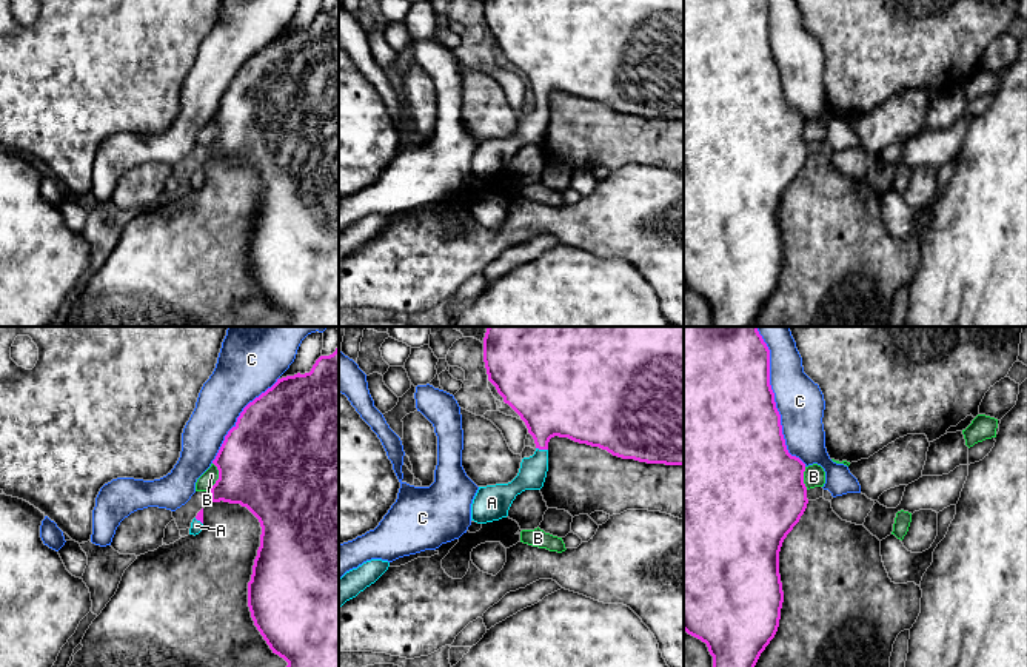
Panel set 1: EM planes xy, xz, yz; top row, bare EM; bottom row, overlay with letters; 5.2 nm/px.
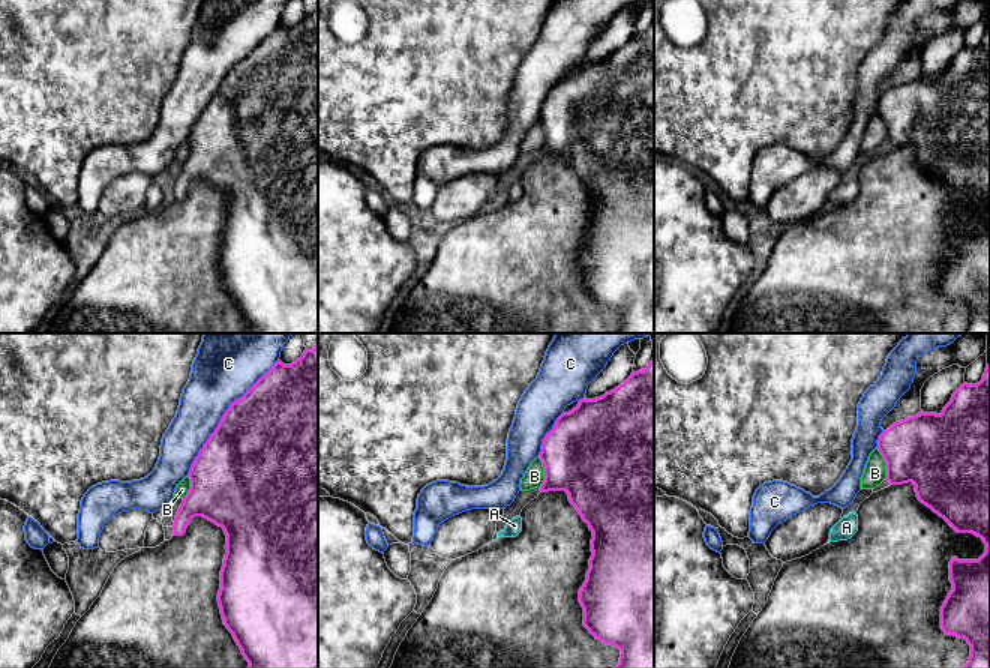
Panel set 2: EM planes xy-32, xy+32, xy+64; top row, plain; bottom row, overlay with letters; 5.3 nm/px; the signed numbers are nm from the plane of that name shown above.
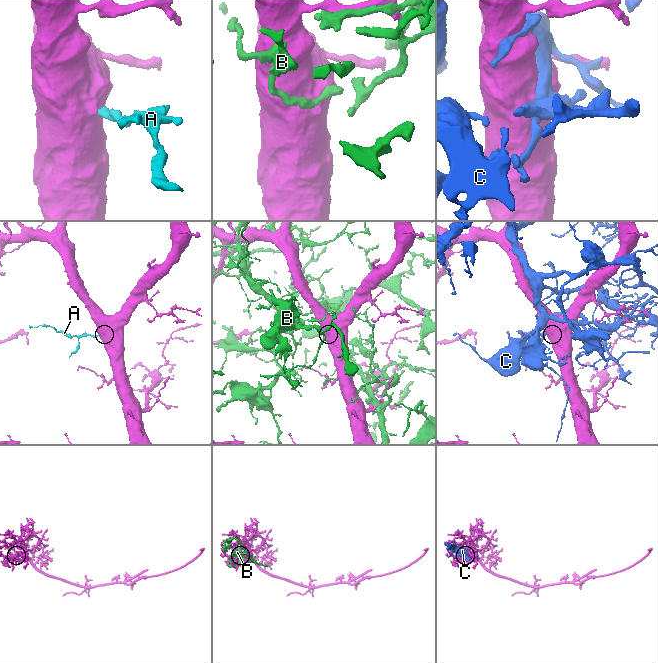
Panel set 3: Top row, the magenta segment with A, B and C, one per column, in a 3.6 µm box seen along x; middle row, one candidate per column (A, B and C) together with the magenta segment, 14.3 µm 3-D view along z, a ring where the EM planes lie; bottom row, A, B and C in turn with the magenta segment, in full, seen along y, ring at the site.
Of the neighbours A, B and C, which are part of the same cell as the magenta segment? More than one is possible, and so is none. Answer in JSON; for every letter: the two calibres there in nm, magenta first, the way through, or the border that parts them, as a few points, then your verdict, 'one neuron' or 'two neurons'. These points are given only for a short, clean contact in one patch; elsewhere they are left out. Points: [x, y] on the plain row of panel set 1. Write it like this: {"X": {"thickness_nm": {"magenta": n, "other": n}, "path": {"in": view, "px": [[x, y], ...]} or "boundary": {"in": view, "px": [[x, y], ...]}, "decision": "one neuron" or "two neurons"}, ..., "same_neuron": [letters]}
{"A": {"thickness_nm": {"magenta": 360, "other": 150}, "path": {"in": "xz", "px": [[551, 57], [542, 79], [542, 103], [531, 130]]}, "decision": "one neuron"}, "B": {"thickness_nm": {"magenta": 500, "other": 80}, "decision": "two neurons"}, "C": {"thickness_nm": {"magenta": 500, "other": 240}, "decision": "two neurons"}, "same_neuron": ["A"]}

